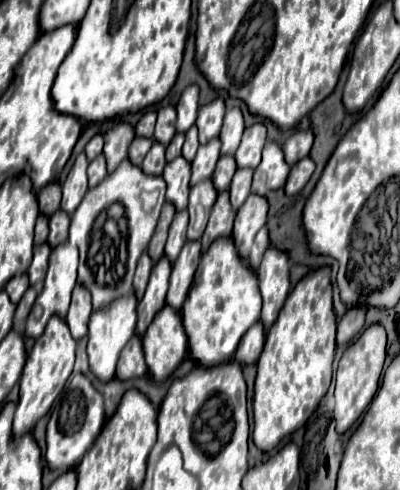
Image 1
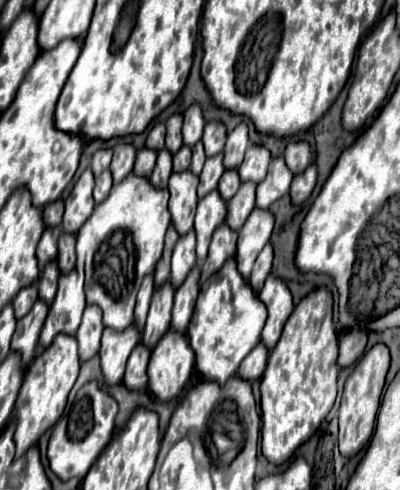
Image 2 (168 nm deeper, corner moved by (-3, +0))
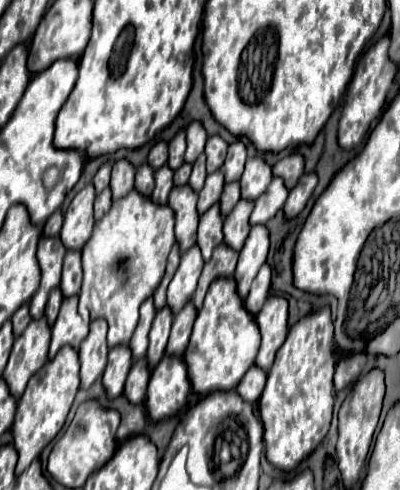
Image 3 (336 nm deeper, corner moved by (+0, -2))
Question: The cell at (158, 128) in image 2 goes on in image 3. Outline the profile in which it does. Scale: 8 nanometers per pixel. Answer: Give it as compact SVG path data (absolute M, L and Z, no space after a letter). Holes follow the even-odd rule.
M157 142L157 144L151 148L147 162L149 162L149 166L151 166L153 170L159 170L161 166L165 166L165 164L167 164L167 144L165 144L165 142Z

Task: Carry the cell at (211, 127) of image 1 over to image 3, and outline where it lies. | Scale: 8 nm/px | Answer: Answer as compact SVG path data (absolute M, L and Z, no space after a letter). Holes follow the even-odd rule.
M211 136L207 140L205 146L205 154L207 154L207 174L219 170L225 162L225 154L227 154L227 142L221 136Z

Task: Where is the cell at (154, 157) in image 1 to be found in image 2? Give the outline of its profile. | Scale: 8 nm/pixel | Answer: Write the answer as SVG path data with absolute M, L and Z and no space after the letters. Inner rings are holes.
M162 148L162 150L158 150L158 160L156 160L154 172L150 176L150 182L156 188L166 188L170 174L172 174L172 154L166 148Z

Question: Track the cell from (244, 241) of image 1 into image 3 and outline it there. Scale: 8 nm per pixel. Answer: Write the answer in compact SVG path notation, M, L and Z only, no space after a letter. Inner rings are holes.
M253 226L243 250L239 252L239 264L235 270L235 282L237 282L237 292L241 298L247 298L251 282L259 268L265 264L269 252L269 232L265 226Z

